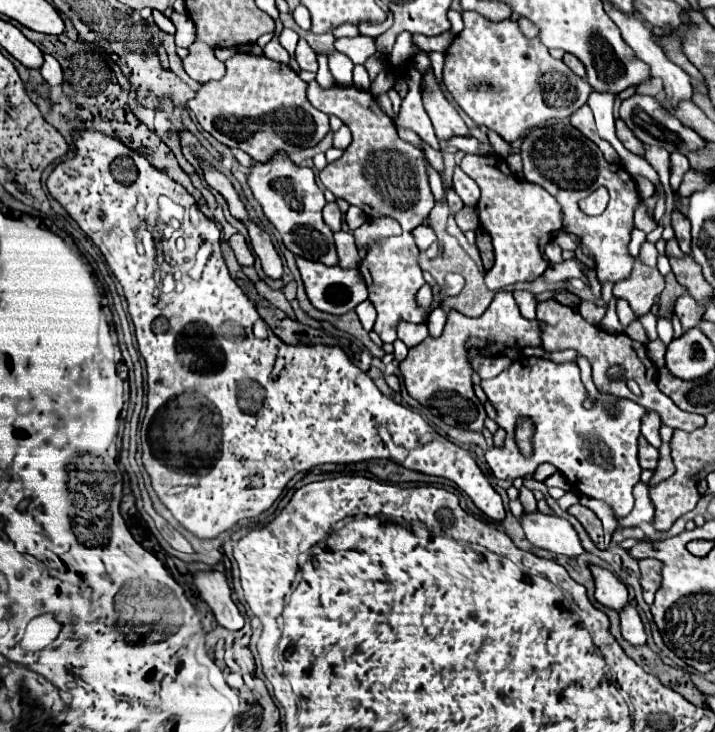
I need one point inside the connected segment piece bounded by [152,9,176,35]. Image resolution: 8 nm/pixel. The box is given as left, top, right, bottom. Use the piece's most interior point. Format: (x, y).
(164, 23)

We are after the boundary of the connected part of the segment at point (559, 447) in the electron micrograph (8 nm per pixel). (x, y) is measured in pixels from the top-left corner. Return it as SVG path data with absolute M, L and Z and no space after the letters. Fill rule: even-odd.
M544 357L516 359L508 371L482 381L482 389L498 411L496 423L508 433L504 449L486 451L486 463L494 477L514 481L518 477L532 475L540 463L552 463L574 489L610 505L616 519L622 519L632 511L632 487L640 481L642 473L636 445L642 417L648 413L644 407L634 401L620 399L618 409L624 413L618 417L610 417L600 403L586 407L584 403L588 403L588 393L580 381L578 365L554 363ZM520 415L532 417L536 423L532 439L534 455L530 459L526 459L514 443L514 425Z

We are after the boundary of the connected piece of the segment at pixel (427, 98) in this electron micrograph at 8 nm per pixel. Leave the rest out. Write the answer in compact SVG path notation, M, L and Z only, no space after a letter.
M432 69L424 73L424 91L422 91L424 107L432 119L436 137L440 141L452 137L452 135L468 135L468 127L462 121L462 117L456 113L456 109L446 101L446 97L440 91L440 85L436 83L436 77Z

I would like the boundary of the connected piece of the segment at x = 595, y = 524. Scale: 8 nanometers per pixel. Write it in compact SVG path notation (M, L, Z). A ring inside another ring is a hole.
M576 503L576 505L572 505L572 507L568 509L568 513L570 513L570 515L574 515L574 517L584 525L584 529L588 531L588 535L592 537L592 541L594 541L600 549L606 549L602 523L600 523L600 519L596 517L596 513L594 513L594 511L590 511L588 507L584 507L584 505Z

